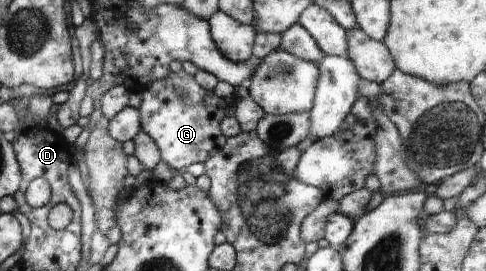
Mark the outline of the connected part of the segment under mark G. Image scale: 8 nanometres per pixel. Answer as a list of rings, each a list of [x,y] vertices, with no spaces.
[[[183,69],[176,73],[167,71],[166,75],[164,82],[153,78],[149,86],[142,89],[142,105],[138,111],[141,130],[157,144],[161,161],[177,174],[194,163],[204,164],[224,147],[227,138],[222,134],[221,122],[226,118],[226,103],[214,91],[200,87],[195,77]]]

